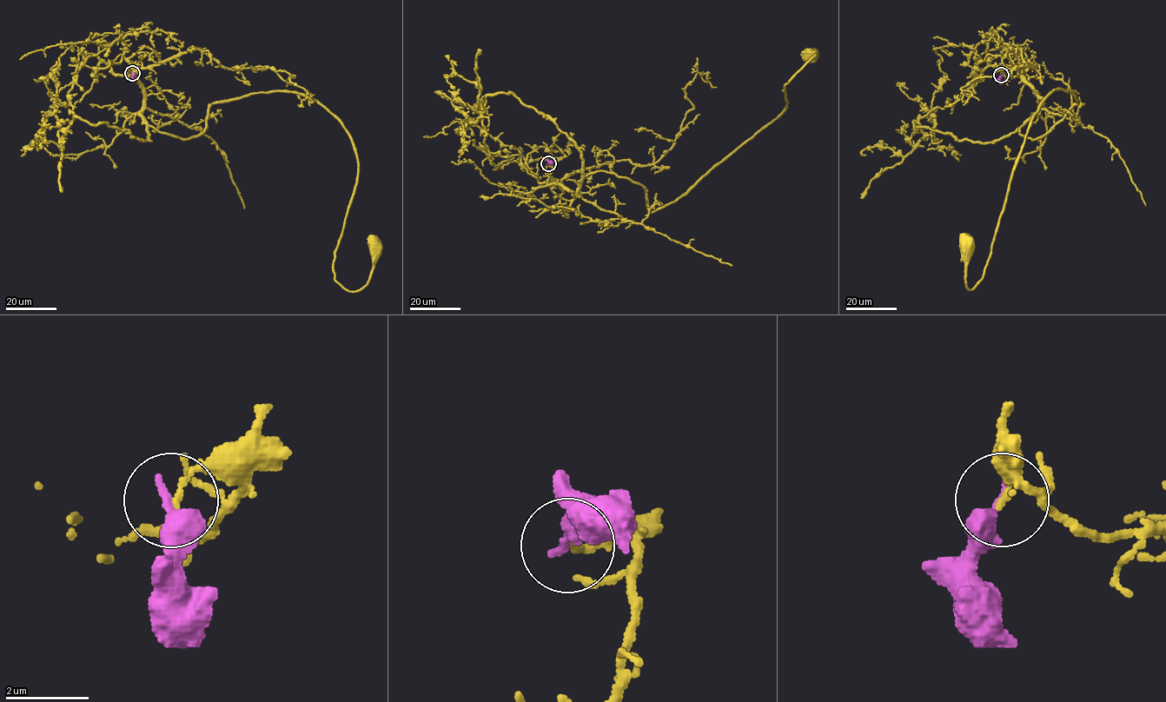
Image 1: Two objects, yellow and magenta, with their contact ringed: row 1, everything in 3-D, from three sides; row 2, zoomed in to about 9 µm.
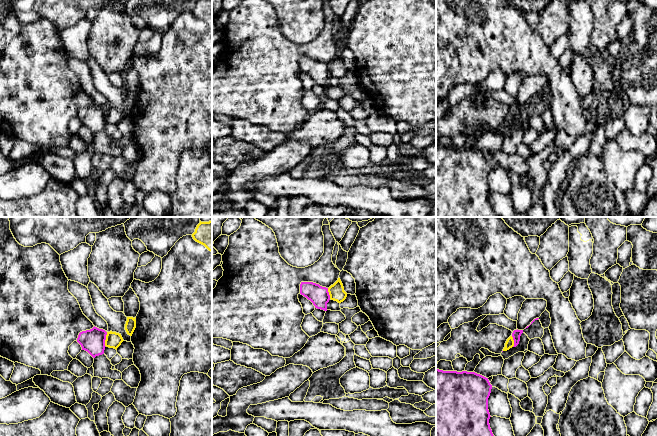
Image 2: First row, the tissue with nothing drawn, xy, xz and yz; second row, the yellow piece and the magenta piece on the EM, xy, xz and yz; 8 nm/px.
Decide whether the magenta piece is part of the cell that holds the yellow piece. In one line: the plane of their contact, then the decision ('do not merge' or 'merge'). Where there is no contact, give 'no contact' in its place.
meets yellow in xy; do not merge

